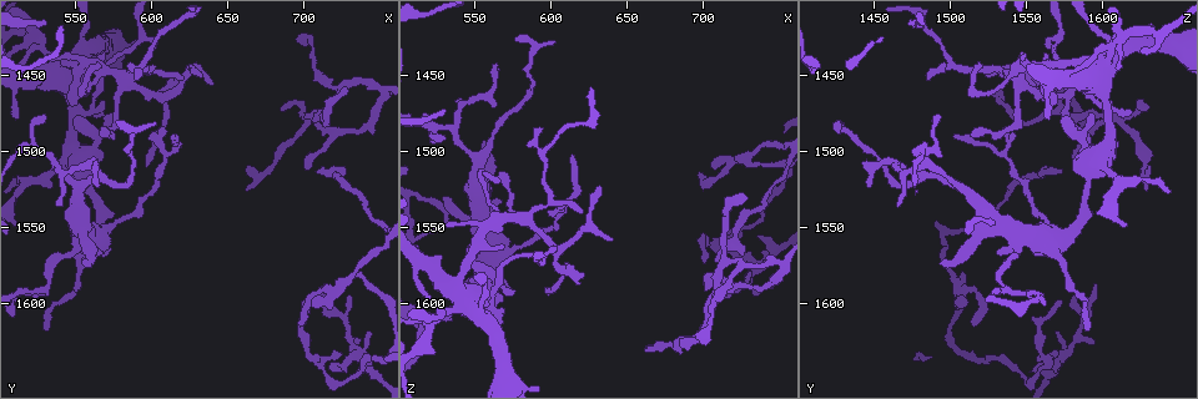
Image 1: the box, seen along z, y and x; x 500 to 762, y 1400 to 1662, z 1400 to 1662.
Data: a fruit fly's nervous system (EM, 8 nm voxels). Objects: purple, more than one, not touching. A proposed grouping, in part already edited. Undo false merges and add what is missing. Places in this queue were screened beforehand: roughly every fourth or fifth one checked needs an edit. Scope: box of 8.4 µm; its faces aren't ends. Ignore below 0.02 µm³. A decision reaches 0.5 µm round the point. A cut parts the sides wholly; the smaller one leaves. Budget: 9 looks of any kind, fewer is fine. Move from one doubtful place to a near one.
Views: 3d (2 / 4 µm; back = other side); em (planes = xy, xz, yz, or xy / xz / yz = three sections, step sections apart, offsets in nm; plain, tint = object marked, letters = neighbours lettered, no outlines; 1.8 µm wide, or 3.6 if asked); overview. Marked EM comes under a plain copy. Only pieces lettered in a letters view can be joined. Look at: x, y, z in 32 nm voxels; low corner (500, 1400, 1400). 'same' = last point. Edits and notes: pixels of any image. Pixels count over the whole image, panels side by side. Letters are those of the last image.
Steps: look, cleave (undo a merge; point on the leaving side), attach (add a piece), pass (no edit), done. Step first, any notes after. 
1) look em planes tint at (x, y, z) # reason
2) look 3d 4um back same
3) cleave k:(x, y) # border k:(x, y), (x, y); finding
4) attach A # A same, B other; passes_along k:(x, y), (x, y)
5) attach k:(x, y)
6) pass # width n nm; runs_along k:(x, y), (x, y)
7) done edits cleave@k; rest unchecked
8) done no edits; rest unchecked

look 3d 4um at (720, 1488, 1586) # a narrow waist

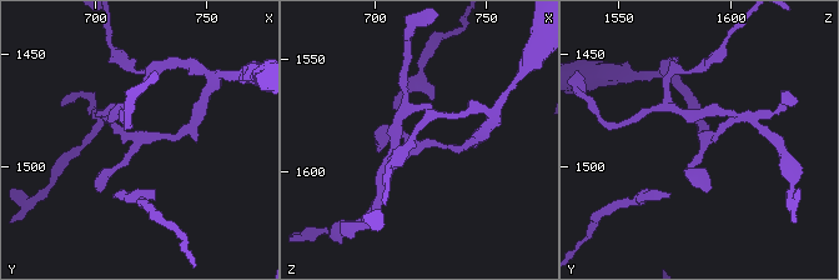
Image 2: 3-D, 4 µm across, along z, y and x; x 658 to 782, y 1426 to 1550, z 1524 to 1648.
look em xz step 16 tint at (720, 1489, 1589)

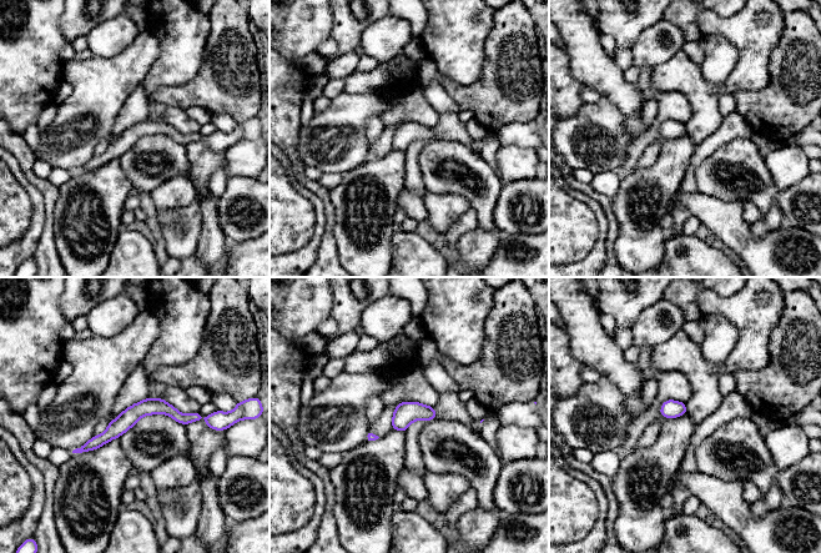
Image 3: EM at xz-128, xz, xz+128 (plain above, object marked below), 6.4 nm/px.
look em planes letters same

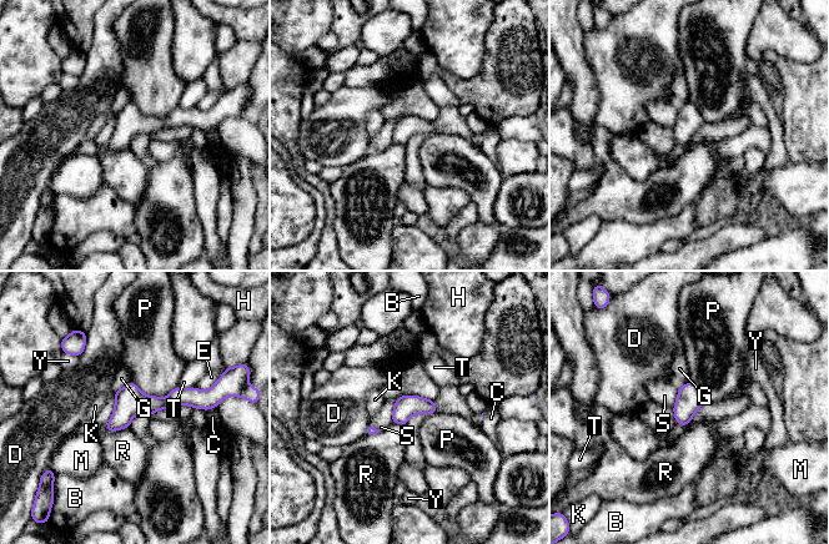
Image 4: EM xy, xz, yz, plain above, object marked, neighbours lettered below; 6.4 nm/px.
pass # B other, C other, D other, E other, G other, H other, K other, M other, P other, R other, S other, T other, Y other; border 4:(129, 427), (104, 432); all the same neuron

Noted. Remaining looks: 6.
look 3d 2um at (730, 1584, 1504) # a fork

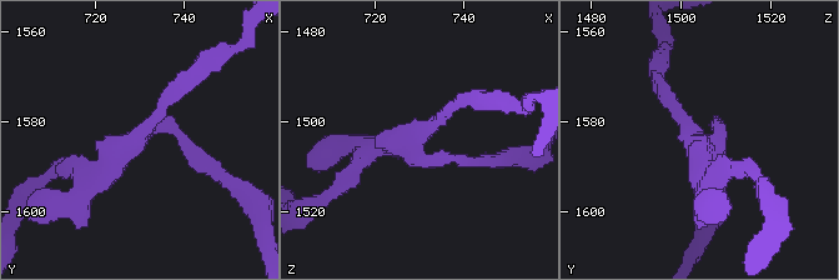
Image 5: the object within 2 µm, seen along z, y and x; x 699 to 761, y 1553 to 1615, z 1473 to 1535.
look em 3.6um planes letters at (730, 1584, 1504) # arms 3

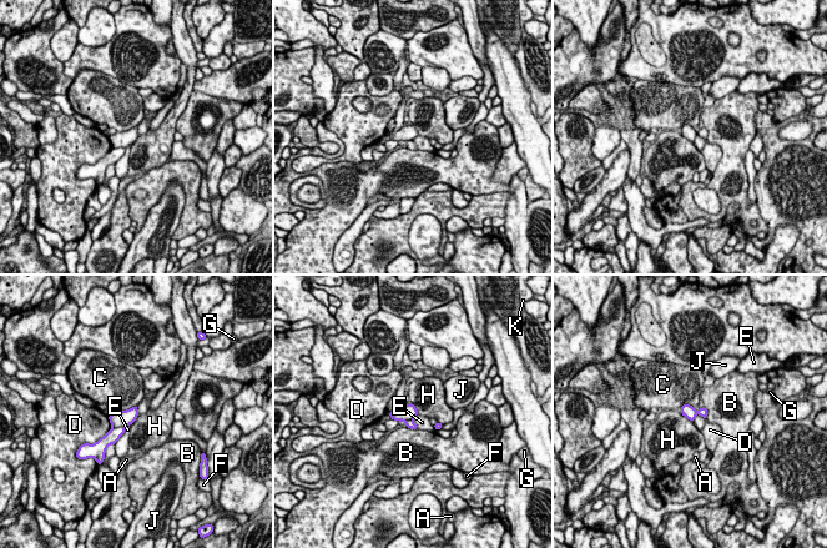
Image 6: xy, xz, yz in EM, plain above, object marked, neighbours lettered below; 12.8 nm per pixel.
cleave 6:(124, 418) # A other, B other, C other, D other, E other, F other, G other, H other, J other, K other; border 6:(112, 426), (125, 427); two neurons meet here

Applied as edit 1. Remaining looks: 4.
look 3d 4um at (732, 1636, 1572) # abrupt turn

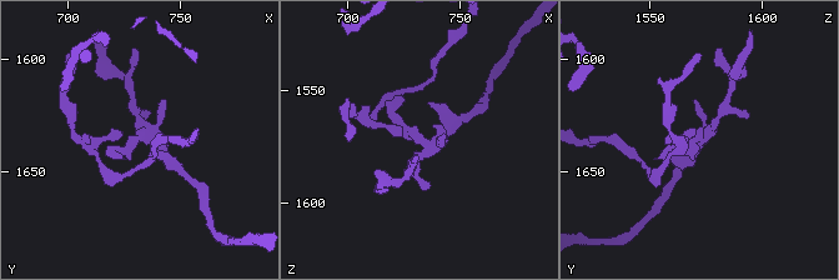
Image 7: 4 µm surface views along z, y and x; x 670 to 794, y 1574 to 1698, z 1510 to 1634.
look em planes letters at (732, 1634, 1573)

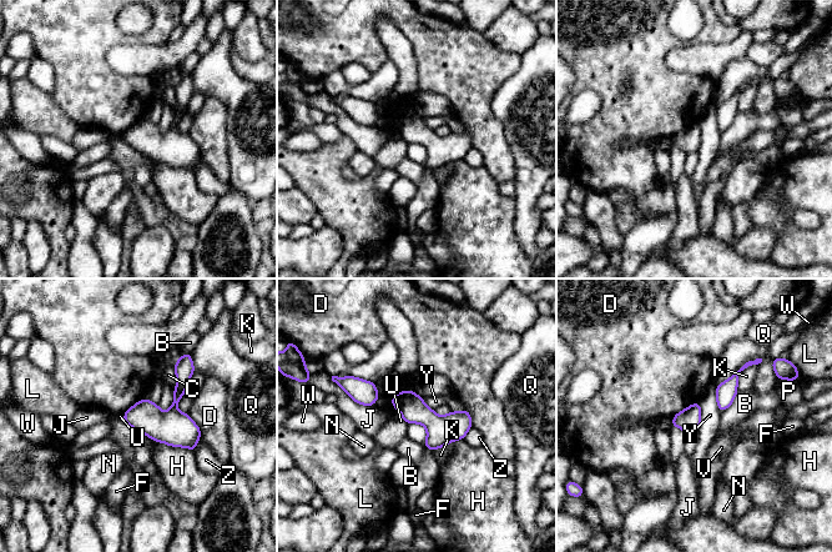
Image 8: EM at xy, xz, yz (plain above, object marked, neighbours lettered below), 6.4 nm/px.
pass # B other, C other, D other, F other, H other, J other, K other, L other, N other, P other, Q other, U other, V other, W other, Y other, Z other; one neuron here

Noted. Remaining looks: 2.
done edits cleave@6; rest unchecked

